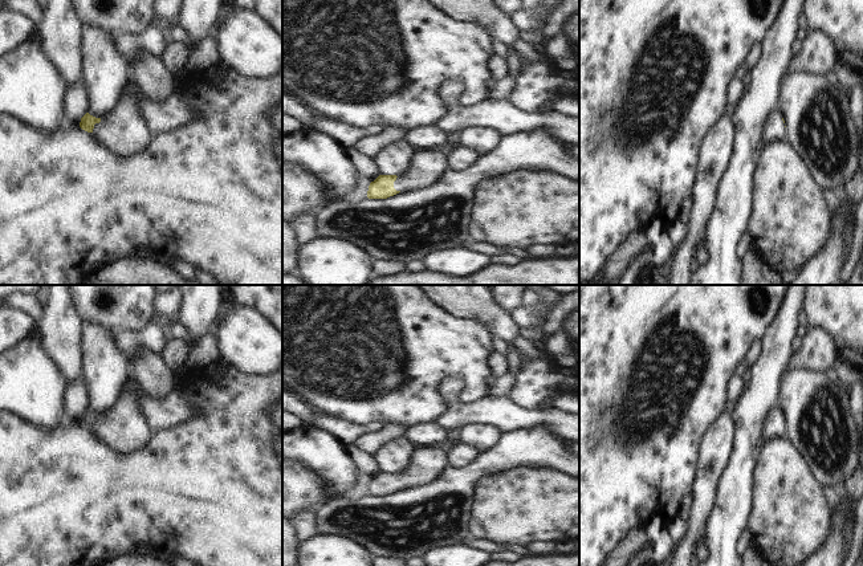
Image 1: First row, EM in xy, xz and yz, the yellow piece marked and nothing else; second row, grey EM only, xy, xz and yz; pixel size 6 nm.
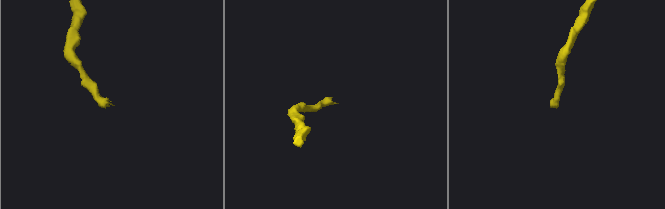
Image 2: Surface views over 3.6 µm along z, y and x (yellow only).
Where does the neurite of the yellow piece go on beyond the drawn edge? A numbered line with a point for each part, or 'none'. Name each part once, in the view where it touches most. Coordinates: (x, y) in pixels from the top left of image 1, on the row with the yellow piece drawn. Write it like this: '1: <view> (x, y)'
1: xz (426, 167)

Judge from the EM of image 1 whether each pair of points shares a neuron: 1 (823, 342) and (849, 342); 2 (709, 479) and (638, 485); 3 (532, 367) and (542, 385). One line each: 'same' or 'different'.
1: different
2: different
3: same

